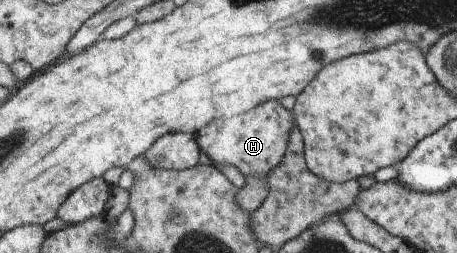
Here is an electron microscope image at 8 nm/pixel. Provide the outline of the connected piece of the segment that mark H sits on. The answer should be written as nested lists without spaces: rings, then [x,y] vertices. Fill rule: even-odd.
[[[270,99],[241,115],[210,120],[210,124],[197,130],[193,138],[212,166],[231,165],[242,176],[267,178],[269,171],[275,169],[284,156],[292,129],[291,111],[284,108],[279,100]]]

